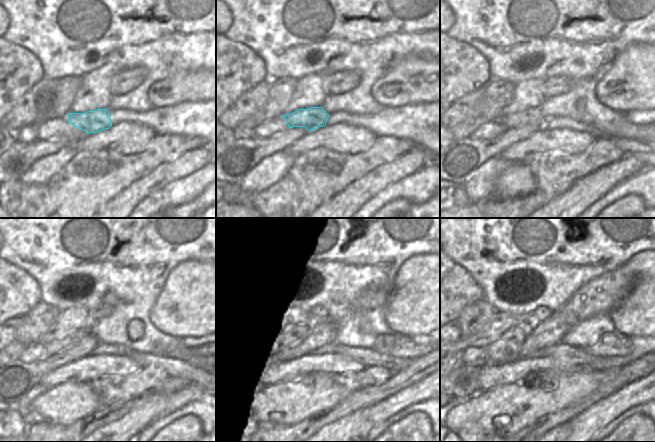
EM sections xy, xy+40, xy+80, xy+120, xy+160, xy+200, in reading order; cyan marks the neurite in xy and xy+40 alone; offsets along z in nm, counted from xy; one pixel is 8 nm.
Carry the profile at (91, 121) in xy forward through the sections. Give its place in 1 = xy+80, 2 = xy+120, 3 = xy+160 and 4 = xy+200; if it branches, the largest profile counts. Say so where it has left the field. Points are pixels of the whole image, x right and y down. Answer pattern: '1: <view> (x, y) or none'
1: xy+80 (533, 116)
2: xy+120 (53, 347)
3: xy+160 (294, 337)
4: xy+200 (506, 349)

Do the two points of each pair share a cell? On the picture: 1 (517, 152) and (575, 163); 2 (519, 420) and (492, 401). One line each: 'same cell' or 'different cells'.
1: different cells
2: same cell

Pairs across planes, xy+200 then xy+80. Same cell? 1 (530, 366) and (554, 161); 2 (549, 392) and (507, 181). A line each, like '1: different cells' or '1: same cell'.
1: different cells
2: same cell

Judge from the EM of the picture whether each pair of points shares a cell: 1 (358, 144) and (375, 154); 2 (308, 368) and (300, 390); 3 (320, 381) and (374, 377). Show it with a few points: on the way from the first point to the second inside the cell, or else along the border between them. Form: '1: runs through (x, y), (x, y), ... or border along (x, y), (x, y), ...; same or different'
1: border along (376, 136), (366, 150), (354, 154), (344, 153); different
2: border along (328, 373), (310, 373), (283, 384); different
3: border along (333, 375), (336, 381), (353, 391); different

